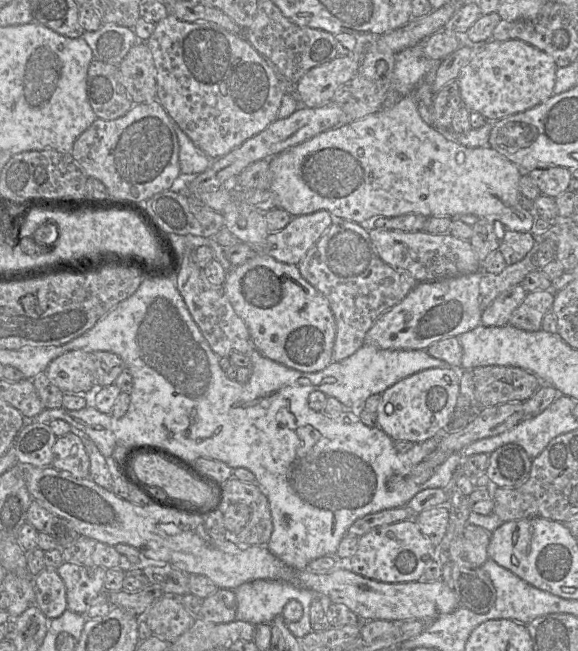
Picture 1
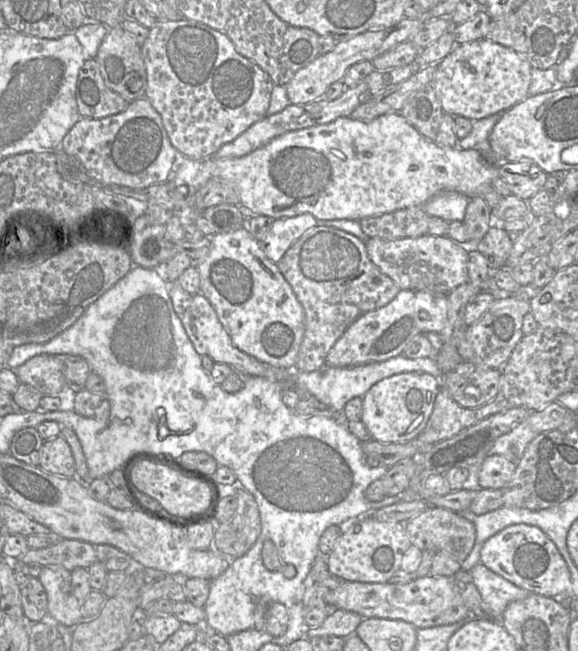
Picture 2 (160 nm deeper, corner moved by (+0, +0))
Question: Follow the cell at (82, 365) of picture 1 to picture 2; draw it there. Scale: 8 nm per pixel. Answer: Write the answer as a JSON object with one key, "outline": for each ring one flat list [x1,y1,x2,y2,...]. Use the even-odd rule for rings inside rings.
{"outline":[[55,355,35,356,14,371,20,383,33,387,43,396,57,396,66,386,62,361]]}

